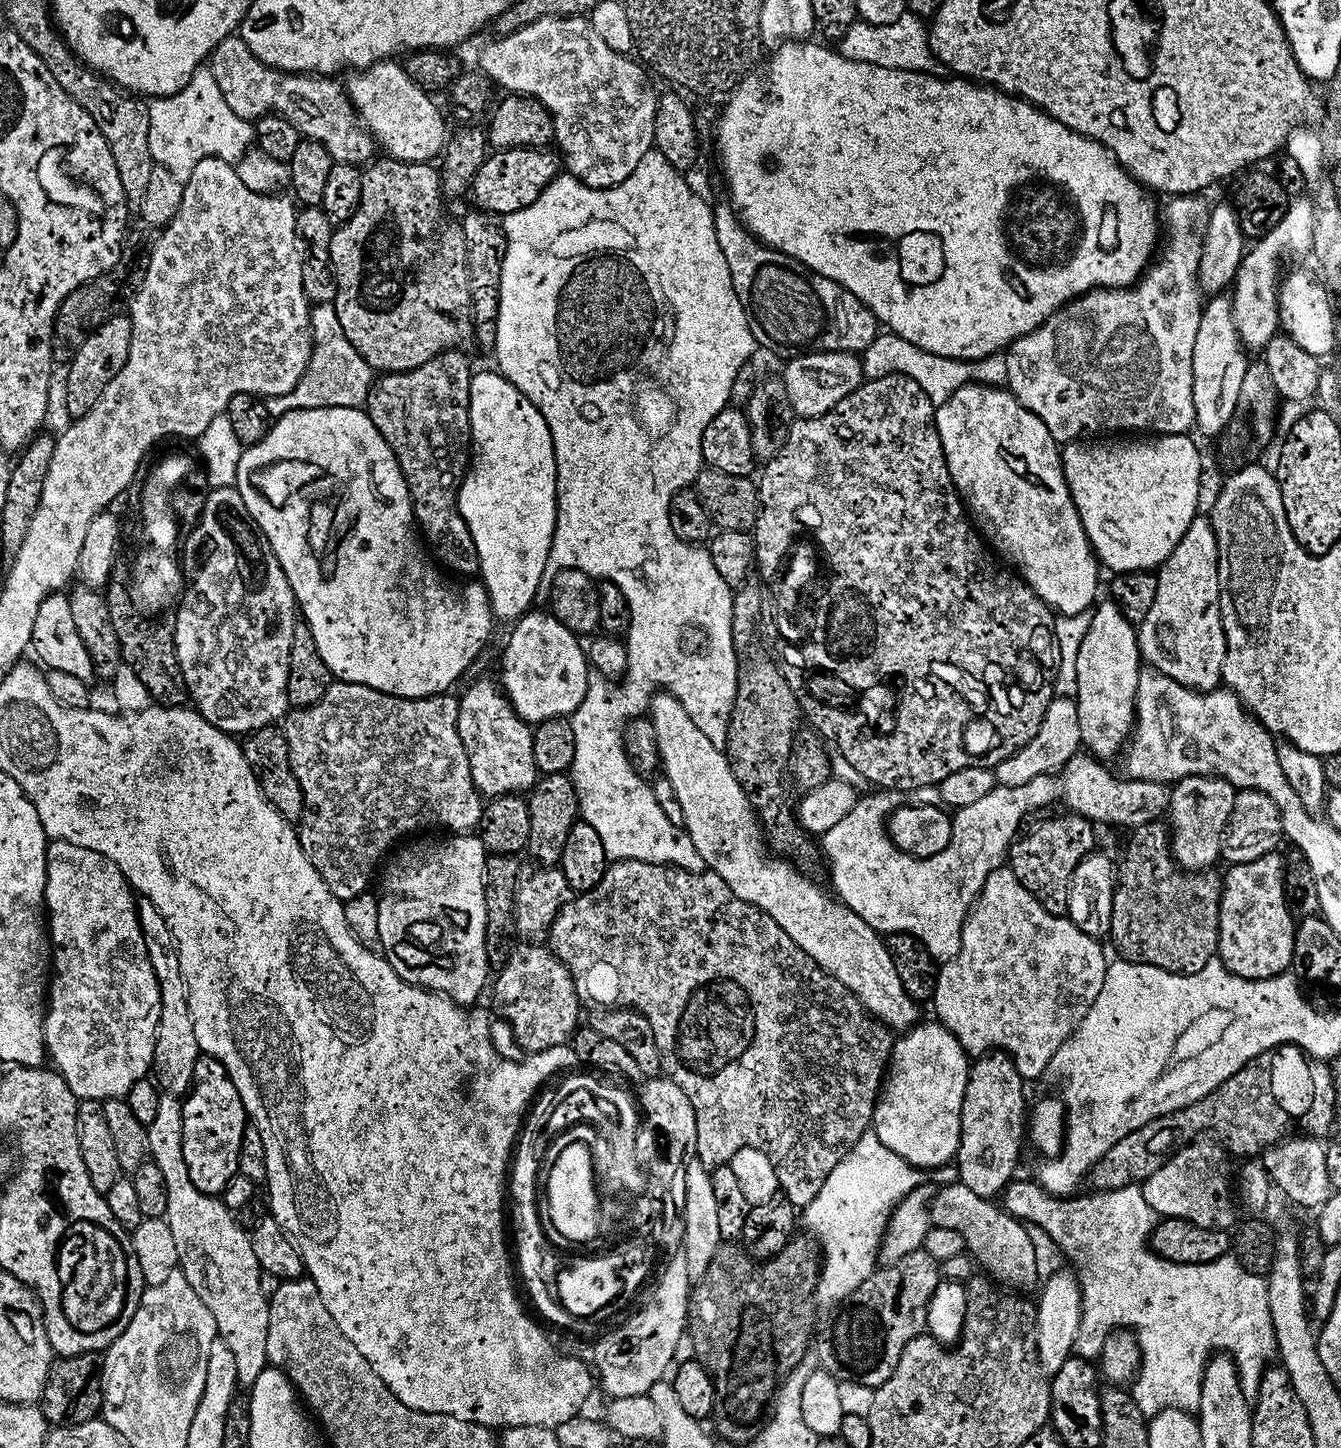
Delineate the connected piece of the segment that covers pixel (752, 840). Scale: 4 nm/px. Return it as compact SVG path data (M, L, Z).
M657 691L652 697L650 719L652 733L656 736L656 745L660 751L662 775L674 786L674 793L682 806L685 819L683 829L690 842L694 842L694 850L698 850L703 858L705 869L716 872L718 878L722 878L722 882L726 882L726 886L730 886L730 890L738 894L738 898L750 902L770 918L774 918L774 922L778 922L778 926L782 926L782 930L790 934L794 943L802 946L802 950L806 950L806 954L810 954L810 958L814 958L814 962L818 962L822 970L838 978L838 982L842 982L846 990L859 998L864 1009L881 1020L889 1030L907 1030L917 1023L921 1019L920 1012L916 1009L919 1008L917 1001L906 994L906 986L902 986L902 978L898 978L898 970L894 970L885 937L874 931L863 916L854 914L854 910L841 904L839 899L833 898L827 891L824 893L812 881L807 880L792 862L770 854L757 813L740 783L734 778L727 755L721 748L714 746L714 742L710 742L710 738L706 738L706 734L702 734L698 726L694 726L694 720L686 714L682 702L678 702L678 698L674 698L669 692Z

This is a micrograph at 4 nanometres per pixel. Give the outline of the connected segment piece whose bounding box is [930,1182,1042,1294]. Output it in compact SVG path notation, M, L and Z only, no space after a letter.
M953 1182L930 1200L930 1220L935 1227L958 1230L968 1255L979 1267L981 1264L985 1268L981 1269L995 1283L1020 1294L1037 1291L1042 1279L1038 1274L1037 1259L1034 1258L1034 1247L1025 1228L1026 1224L1005 1211L999 1203L989 1197L974 1194L970 1186Z

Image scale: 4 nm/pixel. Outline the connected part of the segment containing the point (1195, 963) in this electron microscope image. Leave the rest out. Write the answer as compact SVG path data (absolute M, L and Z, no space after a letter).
M1163 819L1131 829L1130 836L1132 841L1125 846L1124 857L1120 862L1118 860L1118 871L1115 873L1113 914L1109 928L1112 944L1123 959L1135 964L1158 966L1183 976L1194 974L1217 955L1220 895L1224 889L1221 873L1216 873L1216 870L1182 870L1172 856L1170 828Z

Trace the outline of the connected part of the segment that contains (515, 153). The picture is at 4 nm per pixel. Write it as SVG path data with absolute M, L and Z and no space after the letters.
M502 148L493 151L478 170L472 182L470 196L476 199L477 209L503 218L511 212L535 204L548 183L561 175L561 172L561 157L548 148Z

